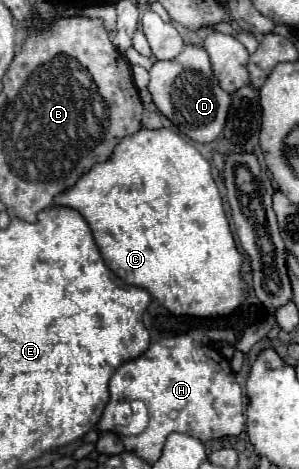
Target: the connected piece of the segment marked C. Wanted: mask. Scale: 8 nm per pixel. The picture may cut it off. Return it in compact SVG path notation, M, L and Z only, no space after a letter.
M143 128L123 138L107 162L93 166L73 188L59 194L53 204L77 210L87 220L99 252L113 274L129 286L145 288L171 314L209 318L231 314L241 306L245 298L245 286L239 276L243 256L235 248L211 166L177 132L169 128Z

